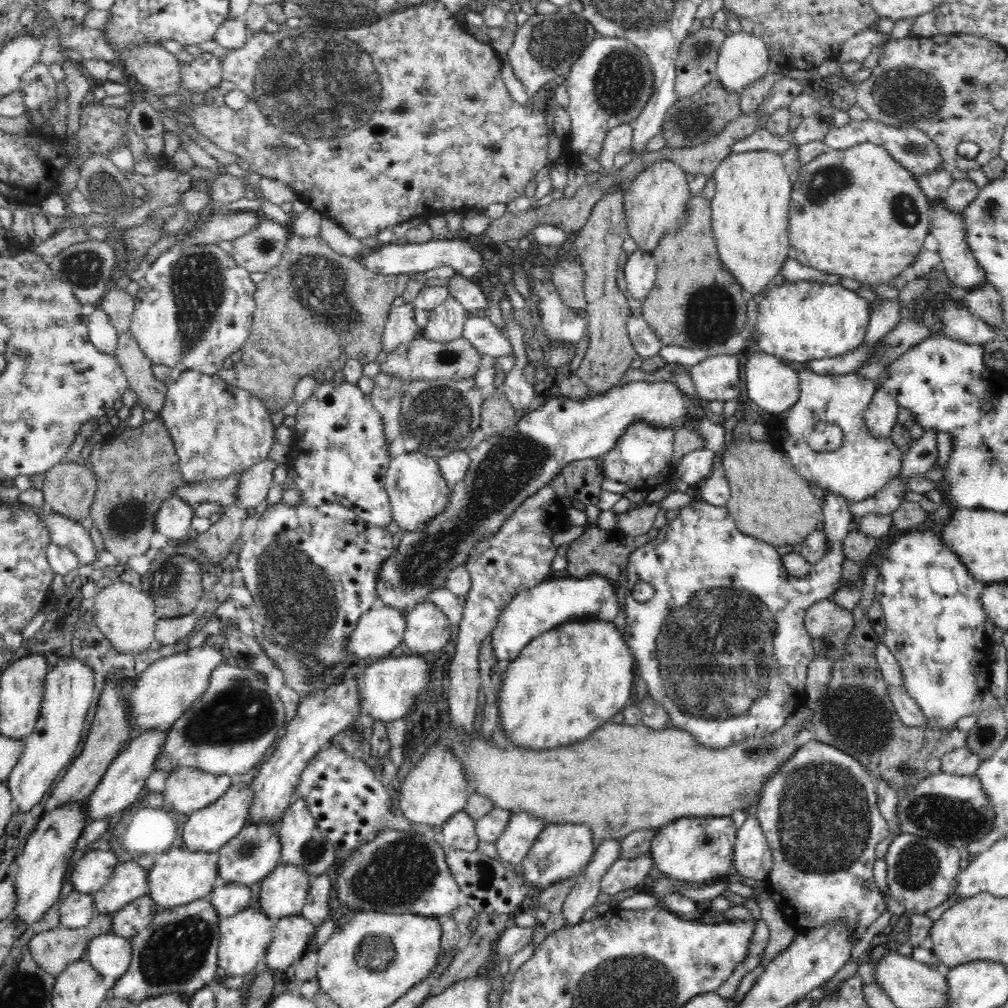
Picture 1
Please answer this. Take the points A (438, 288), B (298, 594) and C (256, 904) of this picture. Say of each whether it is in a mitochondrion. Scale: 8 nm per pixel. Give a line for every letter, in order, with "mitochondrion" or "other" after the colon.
A: other
B: mitochondrion
C: other

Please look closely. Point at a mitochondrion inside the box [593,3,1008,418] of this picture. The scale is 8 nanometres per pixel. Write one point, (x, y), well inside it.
(903, 94)

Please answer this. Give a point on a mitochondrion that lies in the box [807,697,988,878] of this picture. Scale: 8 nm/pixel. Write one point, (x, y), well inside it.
(904, 769)

